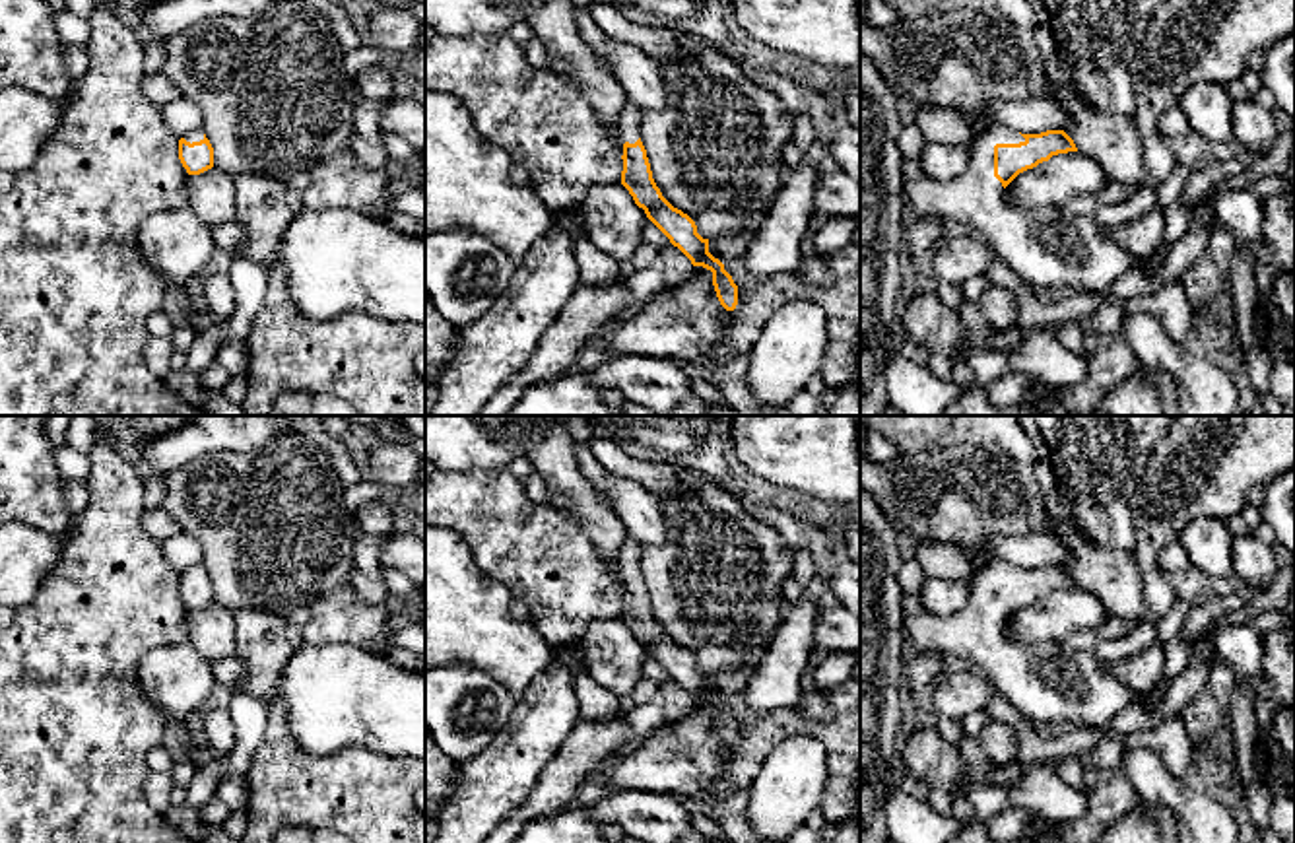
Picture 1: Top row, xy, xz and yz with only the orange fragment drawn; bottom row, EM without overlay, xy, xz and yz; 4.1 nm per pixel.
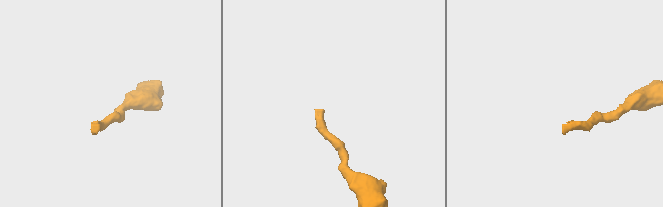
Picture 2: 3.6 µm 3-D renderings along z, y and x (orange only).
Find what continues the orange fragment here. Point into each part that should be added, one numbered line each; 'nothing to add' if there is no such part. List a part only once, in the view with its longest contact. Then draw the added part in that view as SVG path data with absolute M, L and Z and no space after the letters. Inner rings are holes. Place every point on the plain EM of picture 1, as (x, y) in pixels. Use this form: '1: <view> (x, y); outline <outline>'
1: yz (1051, 686); outline M1004 561L986 565L973 579L961 612L905 616L905 639L920 653L969 660L1029 725L1048 732L1097 728L1109 736L1114 717L1136 701L1136 693L1091 651L1008 641L994 612L994 581L1019 577L1025 573Z

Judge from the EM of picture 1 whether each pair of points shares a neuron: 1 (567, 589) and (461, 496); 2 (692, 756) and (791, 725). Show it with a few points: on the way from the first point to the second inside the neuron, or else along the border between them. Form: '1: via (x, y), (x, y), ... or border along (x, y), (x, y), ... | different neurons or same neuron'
1: via (540, 573), (488, 521) | same neuron
2: via (717, 756), (742, 756), (765, 733) | same neuron

